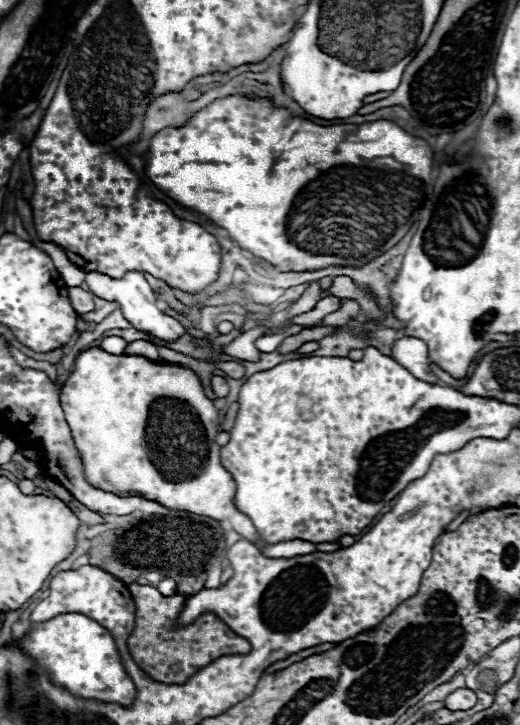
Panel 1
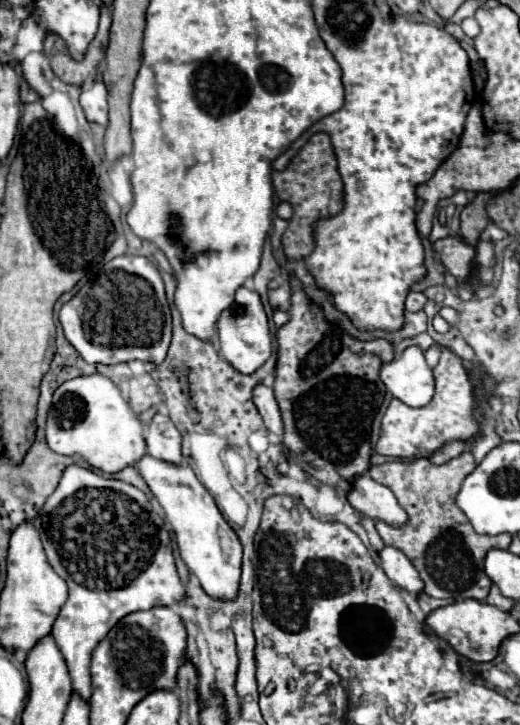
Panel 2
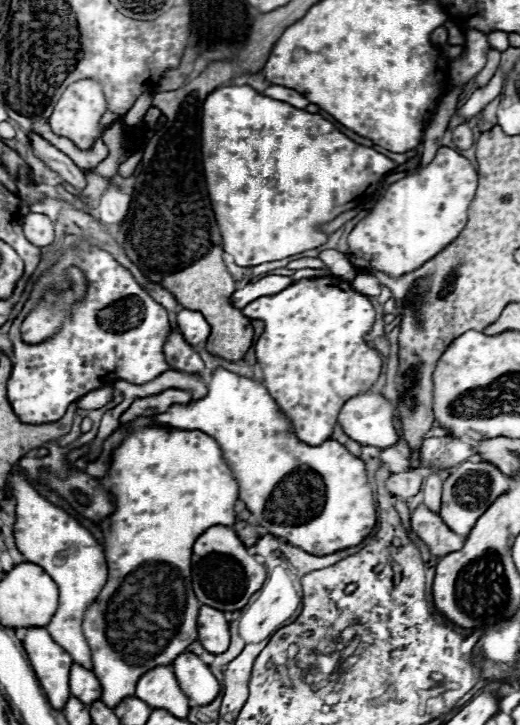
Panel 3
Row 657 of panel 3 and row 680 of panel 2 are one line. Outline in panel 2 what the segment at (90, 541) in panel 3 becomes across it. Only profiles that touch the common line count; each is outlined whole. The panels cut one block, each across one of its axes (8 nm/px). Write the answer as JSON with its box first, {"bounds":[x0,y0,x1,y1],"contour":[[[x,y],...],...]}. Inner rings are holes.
{"bounds":[40,466,186,702],"contour":[[[68,466],[62,474],[62,480],[54,494],[46,500],[40,510],[42,534],[46,536],[46,556],[54,572],[66,580],[70,596],[62,606],[54,628],[52,638],[56,640],[58,650],[64,656],[72,678],[72,692],[80,694],[84,702],[90,700],[90,662],[96,646],[106,638],[112,626],[124,616],[136,610],[150,610],[154,606],[174,606],[186,598],[186,590],[178,578],[170,536],[164,526],[164,520],[154,514],[144,492],[134,488],[132,484],[104,478],[82,466]]]}

